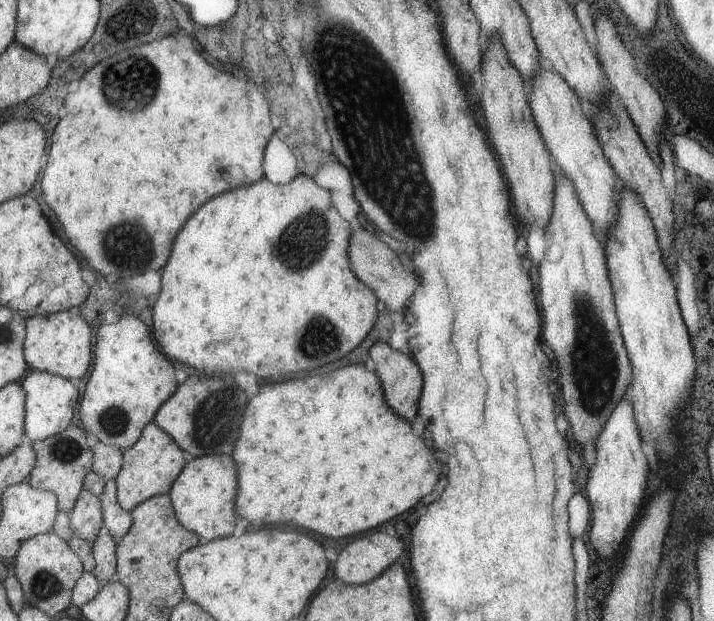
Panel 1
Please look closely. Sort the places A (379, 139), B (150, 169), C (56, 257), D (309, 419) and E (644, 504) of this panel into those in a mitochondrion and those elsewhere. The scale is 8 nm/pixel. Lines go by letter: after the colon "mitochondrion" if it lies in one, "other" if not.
A: mitochondrion
B: other
C: other
D: other
E: other

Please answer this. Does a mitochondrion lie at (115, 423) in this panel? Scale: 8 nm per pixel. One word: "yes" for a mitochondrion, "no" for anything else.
yes

